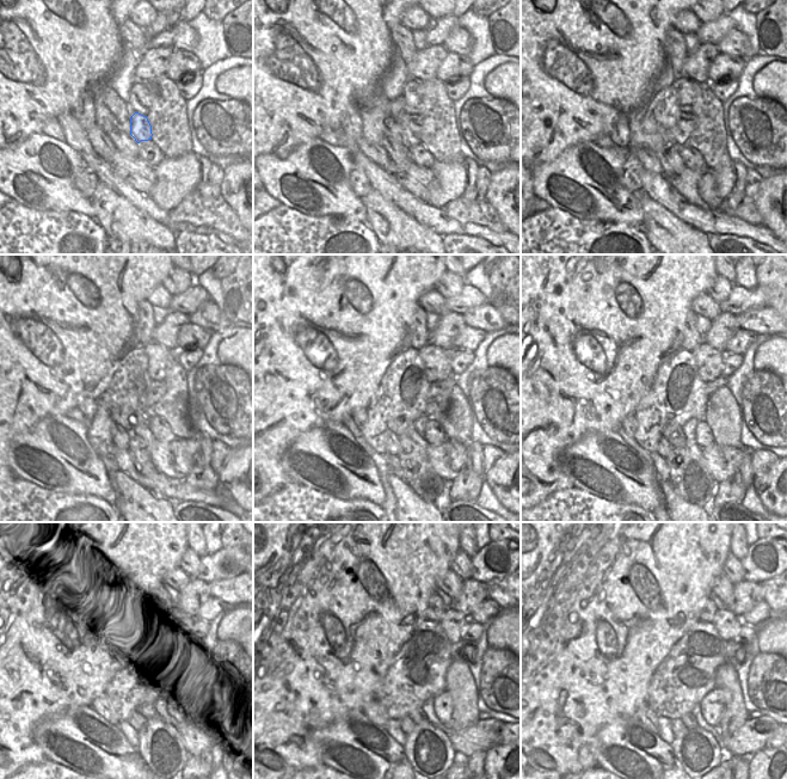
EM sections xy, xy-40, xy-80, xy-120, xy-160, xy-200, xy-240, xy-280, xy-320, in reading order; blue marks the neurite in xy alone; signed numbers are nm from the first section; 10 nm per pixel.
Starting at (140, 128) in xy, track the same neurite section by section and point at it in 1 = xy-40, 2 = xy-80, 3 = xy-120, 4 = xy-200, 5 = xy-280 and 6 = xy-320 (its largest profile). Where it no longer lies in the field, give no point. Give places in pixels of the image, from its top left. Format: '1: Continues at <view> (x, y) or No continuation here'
1: Continues at xy-40 (411, 124)
2: Continues at xy-80 (687, 122)
3: Continues at xy-120 (158, 388)
4: Continues at xy-200 (712, 386)
5: Continues at xy-280 (462, 651)
6: Continues at xy-320 (735, 654)

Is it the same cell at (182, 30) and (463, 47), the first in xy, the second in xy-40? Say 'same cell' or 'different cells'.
same cell

